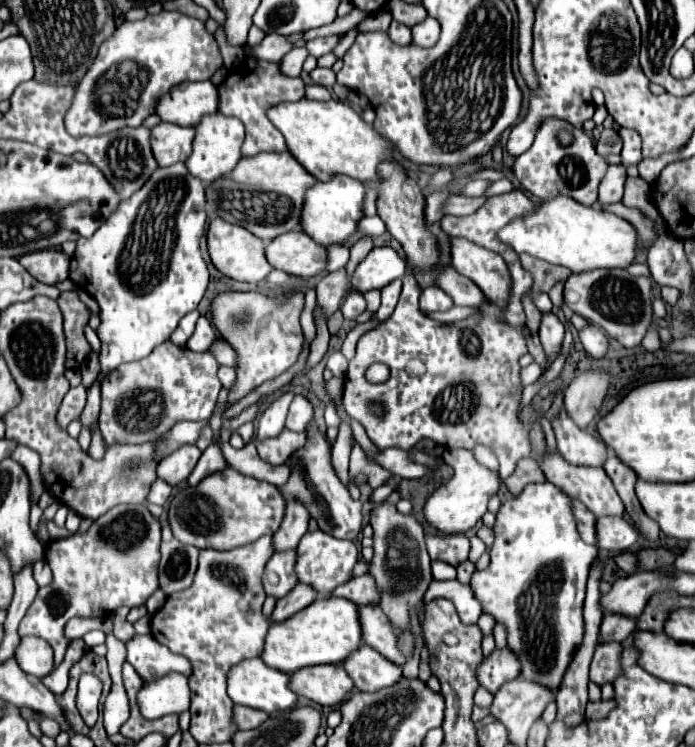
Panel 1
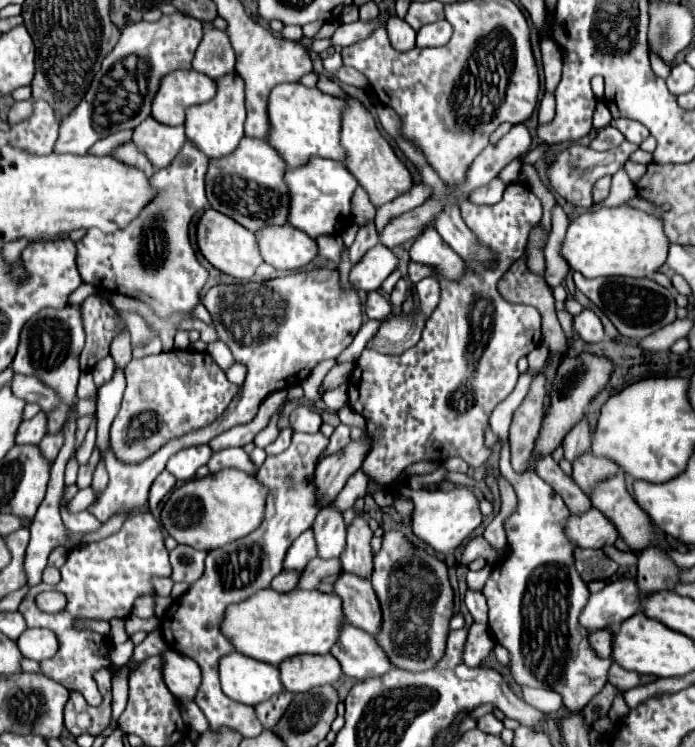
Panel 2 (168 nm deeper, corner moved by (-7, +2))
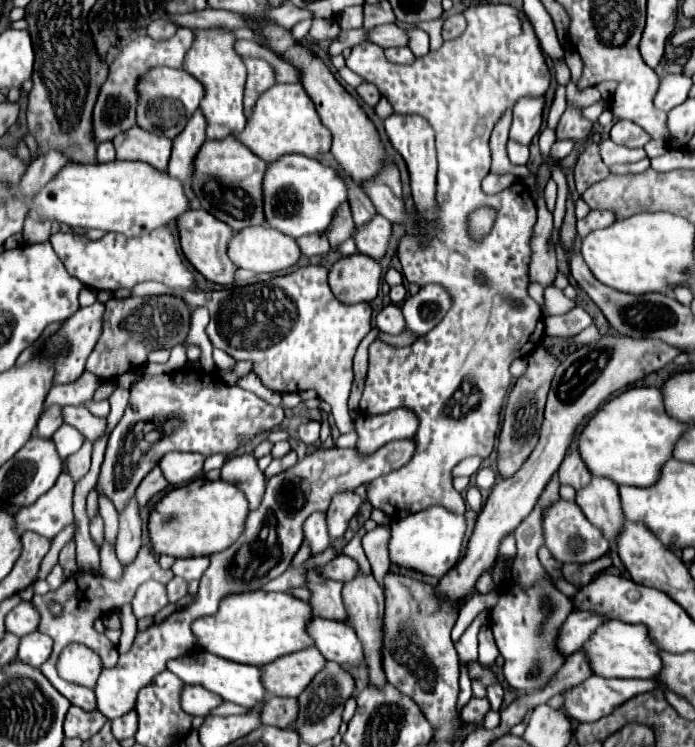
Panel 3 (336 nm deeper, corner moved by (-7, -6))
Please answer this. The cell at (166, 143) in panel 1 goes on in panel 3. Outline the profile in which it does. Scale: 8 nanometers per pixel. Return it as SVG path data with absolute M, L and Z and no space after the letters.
M130 128L112 140L118 160L144 160L158 170L168 168L172 140L166 136L150 134L142 128Z

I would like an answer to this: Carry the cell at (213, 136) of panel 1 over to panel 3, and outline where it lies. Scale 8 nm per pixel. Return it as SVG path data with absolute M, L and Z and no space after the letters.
M208 28L208 30L196 30L196 40L192 42L192 48L188 50L188 56L184 58L184 68L188 74L192 74L202 86L204 86L204 100L200 102L200 108L208 120L206 136L210 140L222 140L230 136L232 132L244 130L246 116L242 106L242 92L246 82L246 66L242 56L236 54L234 44L236 36L228 28Z

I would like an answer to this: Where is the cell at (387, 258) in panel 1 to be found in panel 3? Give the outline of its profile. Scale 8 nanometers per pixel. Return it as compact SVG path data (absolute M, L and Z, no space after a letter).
M360 252L340 258L332 264L328 274L332 294L344 304L372 302L380 290L380 264Z

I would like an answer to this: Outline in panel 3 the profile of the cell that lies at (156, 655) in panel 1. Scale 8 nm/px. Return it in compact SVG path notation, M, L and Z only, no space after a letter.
M184 686L182 690L182 710L190 716L208 716L212 708L218 708L224 700L202 686Z

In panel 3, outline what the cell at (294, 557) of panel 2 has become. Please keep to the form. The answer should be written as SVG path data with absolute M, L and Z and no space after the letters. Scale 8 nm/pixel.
M314 512L304 522L304 536L308 538L308 542L312 546L312 554L318 554L318 552L326 550L328 544L330 544L328 526L326 526L324 516L326 516L326 512Z

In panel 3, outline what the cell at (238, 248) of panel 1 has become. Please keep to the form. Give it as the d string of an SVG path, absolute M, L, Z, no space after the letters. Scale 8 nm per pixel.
M188 210L186 214L182 214L176 220L176 228L178 228L178 236L180 236L180 248L186 256L186 260L206 280L222 284L222 286L230 286L234 282L234 272L236 272L236 266L228 260L228 254L226 254L228 240L232 236L232 228L228 228L228 224L216 220L212 214L208 214L204 210Z

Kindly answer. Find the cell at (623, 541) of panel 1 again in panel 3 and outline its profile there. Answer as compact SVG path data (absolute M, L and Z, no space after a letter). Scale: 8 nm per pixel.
M558 500L544 508L542 512L542 530L544 530L544 546L550 550L550 554L566 564L588 564L596 558L602 558L610 550L610 542L602 536L602 532L588 522L588 518L576 508L576 502L564 502Z

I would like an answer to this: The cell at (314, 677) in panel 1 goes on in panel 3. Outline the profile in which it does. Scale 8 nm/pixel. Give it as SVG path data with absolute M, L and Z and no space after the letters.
M304 648L304 652L294 652L292 656L280 656L274 664L264 664L262 678L266 692L272 696L300 696L300 692L310 684L310 680L324 668L324 656L318 648Z

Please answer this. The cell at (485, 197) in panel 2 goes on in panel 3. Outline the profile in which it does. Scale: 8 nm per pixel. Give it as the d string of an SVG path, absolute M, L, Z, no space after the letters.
M488 174L484 180L482 180L482 190L486 192L486 194L498 194L498 192L502 192L504 188L508 188L512 182L516 180L516 176L514 174Z

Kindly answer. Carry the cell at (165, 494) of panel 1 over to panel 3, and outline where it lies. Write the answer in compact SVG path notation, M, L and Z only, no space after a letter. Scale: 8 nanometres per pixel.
M152 468L152 472L148 472L148 476L140 482L140 486L136 490L138 504L146 504L152 496L162 492L166 486L168 486L168 482L166 482L164 474L160 472L160 468Z

